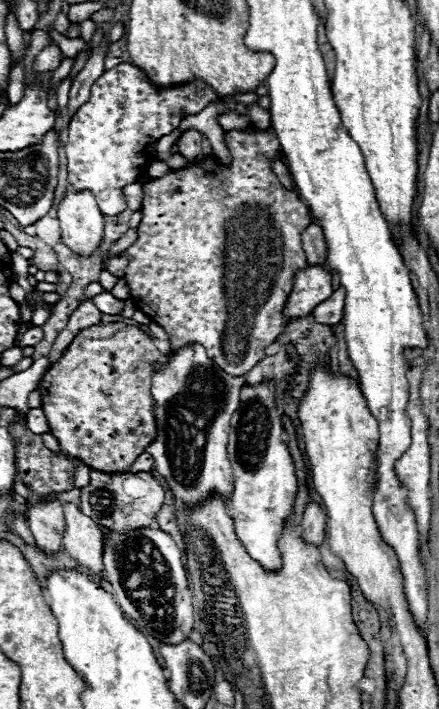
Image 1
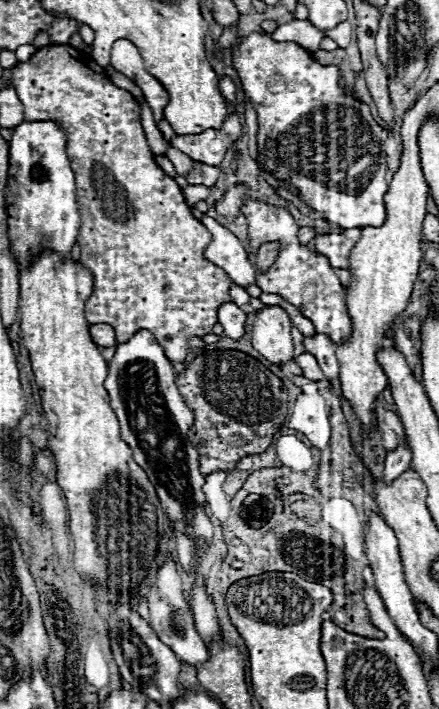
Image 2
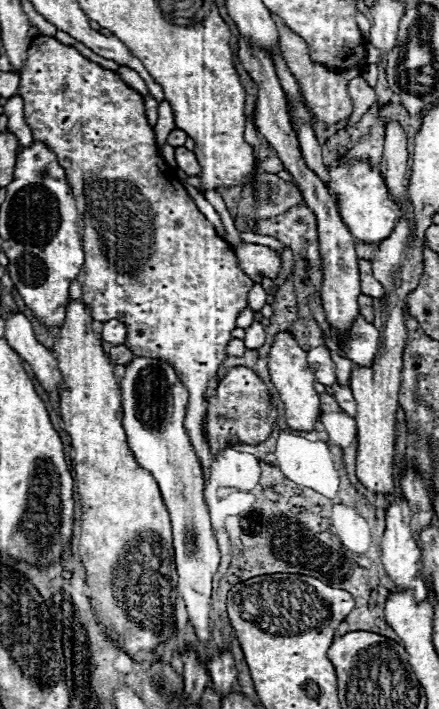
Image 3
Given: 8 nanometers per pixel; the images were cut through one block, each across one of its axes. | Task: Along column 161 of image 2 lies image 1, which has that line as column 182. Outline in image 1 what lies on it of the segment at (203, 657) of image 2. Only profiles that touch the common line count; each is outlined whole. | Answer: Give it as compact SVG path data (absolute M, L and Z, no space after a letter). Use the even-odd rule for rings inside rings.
M104 528L104 576L112 586L120 610L140 622L136 628L160 642L178 644L190 636L194 628L194 606L188 590L186 570L182 566L182 550L160 528L136 528L126 534Z

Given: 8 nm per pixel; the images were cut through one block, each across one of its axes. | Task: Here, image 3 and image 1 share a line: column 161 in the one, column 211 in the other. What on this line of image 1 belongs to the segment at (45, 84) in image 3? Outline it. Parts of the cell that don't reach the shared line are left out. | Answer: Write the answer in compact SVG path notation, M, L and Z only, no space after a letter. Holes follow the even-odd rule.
M272 128L228 130L224 142L232 156L230 164L206 156L182 170L170 170L160 178L144 180L142 220L136 242L124 250L130 258L124 278L136 308L166 330L172 346L198 342L224 372L244 376L264 358L264 348L288 324L282 308L292 292L296 272L306 268L302 230L312 222L312 214L296 192L282 188L272 172L272 162L282 160Z

